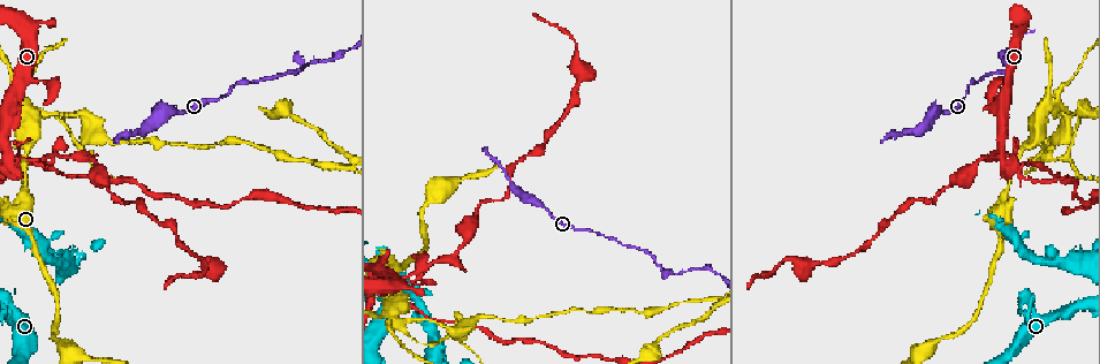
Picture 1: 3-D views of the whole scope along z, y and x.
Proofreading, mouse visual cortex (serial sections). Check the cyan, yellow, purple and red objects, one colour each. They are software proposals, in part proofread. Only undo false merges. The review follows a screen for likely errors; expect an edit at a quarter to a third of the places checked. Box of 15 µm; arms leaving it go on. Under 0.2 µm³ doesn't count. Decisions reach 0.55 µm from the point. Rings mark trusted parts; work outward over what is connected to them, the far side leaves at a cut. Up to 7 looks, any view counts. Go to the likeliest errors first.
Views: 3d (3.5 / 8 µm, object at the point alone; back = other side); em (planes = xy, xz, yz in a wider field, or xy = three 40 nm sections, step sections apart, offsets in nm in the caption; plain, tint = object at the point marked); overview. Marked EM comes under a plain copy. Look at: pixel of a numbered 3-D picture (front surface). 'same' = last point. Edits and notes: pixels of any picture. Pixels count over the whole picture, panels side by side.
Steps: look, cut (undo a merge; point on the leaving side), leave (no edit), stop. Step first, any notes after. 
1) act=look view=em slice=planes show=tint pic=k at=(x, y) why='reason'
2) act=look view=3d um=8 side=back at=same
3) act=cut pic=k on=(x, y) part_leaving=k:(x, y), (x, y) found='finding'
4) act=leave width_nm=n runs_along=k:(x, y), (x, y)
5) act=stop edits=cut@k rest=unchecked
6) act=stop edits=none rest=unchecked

act=look view=3d um=3.5 pic=1 at=(676, 274) why='narrows sharply'

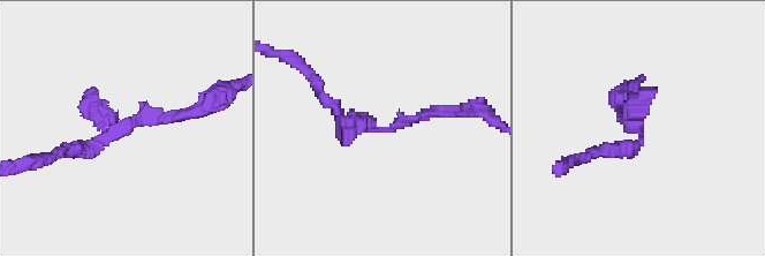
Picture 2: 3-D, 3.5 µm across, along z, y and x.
act=look view=em slice=xy step=2 show=tint pic=2 at=(638, 119) why='now the EM'

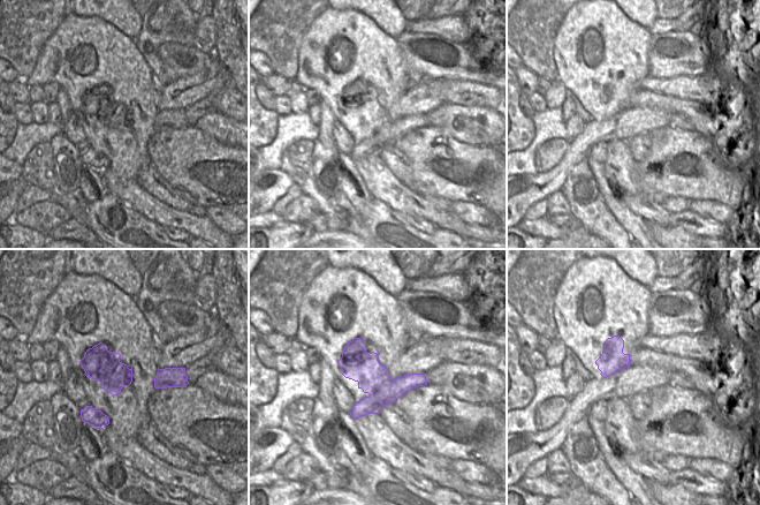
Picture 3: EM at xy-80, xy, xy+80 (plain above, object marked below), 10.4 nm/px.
act=leave found='one cell here'

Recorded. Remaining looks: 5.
act=look view=3d um=3.5 pic=1 at=(1008, 165) why='calibre changes'

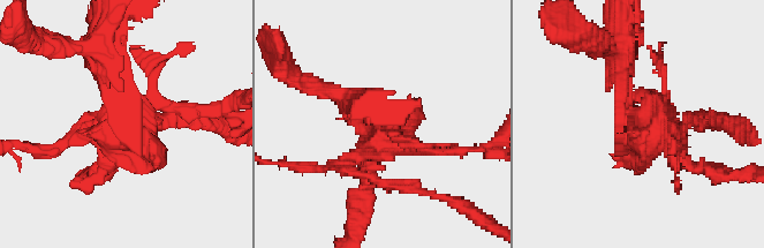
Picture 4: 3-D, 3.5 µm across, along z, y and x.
act=look view=em slice=xy step=5 show=tint pic=4 at=(640, 119) why='shape alone is not enough'

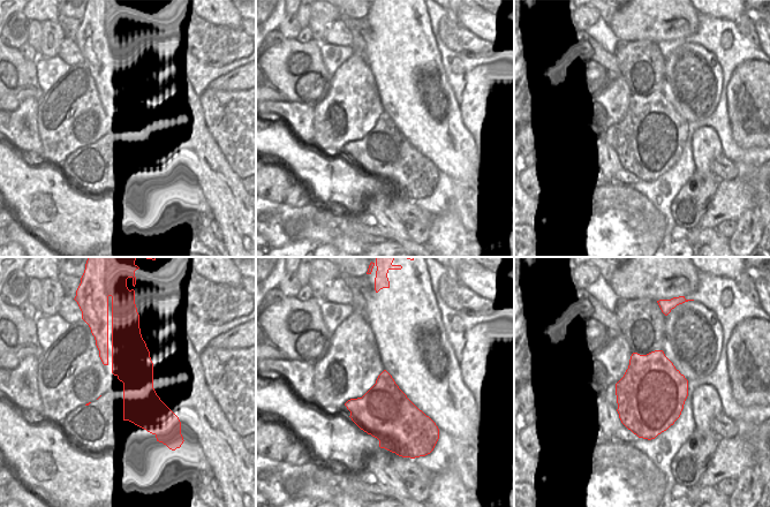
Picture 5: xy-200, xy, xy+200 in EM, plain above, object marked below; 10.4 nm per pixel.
act=look view=em slice=xy step=1 show=tint at=same why='another direction'

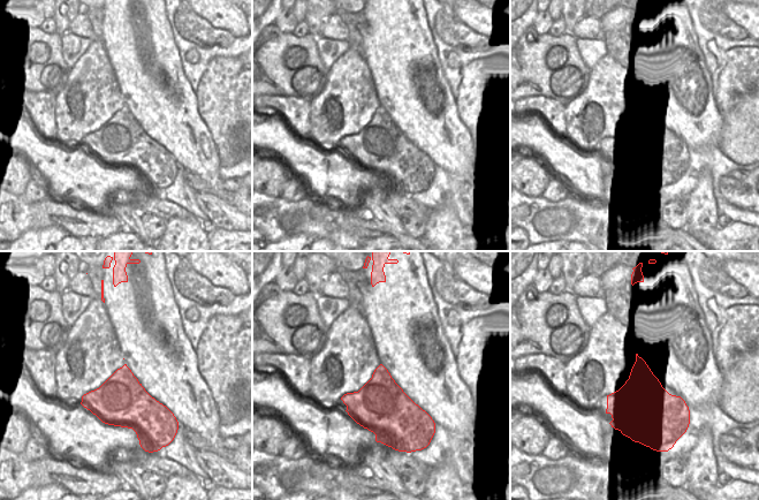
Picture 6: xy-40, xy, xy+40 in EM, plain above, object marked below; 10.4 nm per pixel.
act=cut pic=4 on=(92, 173) part_leaving=4:(384, 138), (413, 151), (493, 142) found='a second cell is stuck on'

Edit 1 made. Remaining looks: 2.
act=look view=3d um=3.5 pic=1 at=(26, 107) why='a narrow waist'

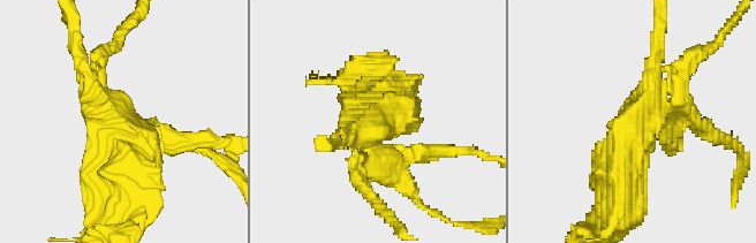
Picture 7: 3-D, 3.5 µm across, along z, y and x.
act=look view=em slice=xy step=5 show=tint pic=7 at=(654, 119)

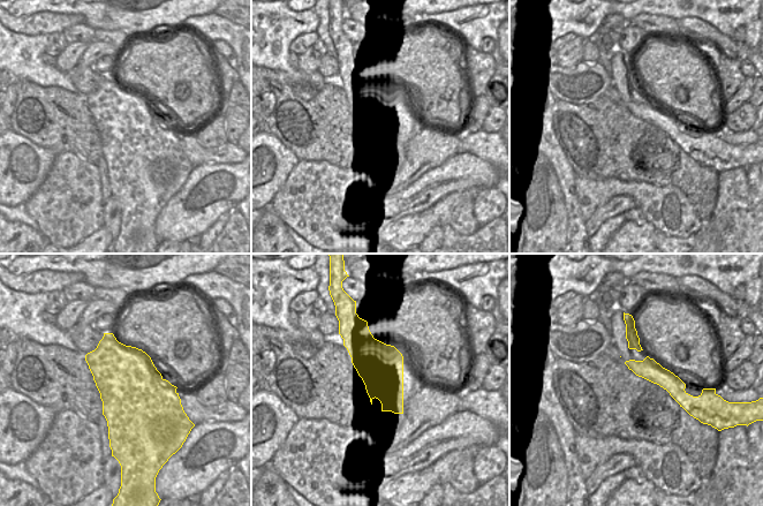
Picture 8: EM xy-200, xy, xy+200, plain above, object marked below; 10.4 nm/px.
act=cut pic=7 on=(423, 147) width_nm=480 border=8:(642, 376), (649, 376), (663, 385) found='two cells meet here'

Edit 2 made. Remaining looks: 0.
act=stop edits=cut@4,cut@7 rest=unchecked

